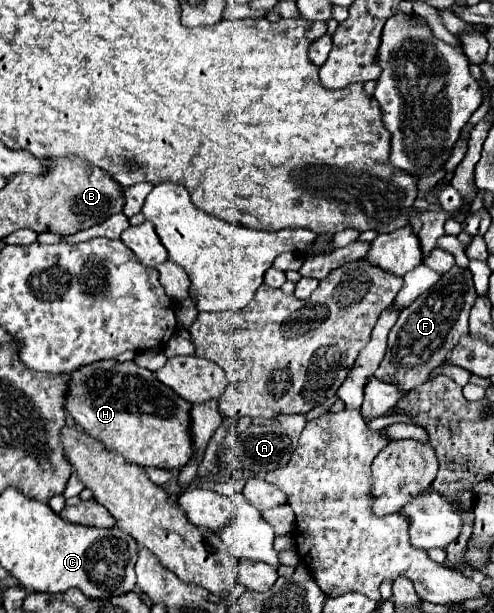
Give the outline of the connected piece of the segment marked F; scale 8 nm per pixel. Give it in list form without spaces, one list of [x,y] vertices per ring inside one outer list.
[[[453,266],[435,288],[423,292],[413,304],[409,304],[401,314],[397,324],[389,332],[387,354],[377,368],[377,378],[395,384],[401,394],[409,394],[419,384],[429,378],[429,372],[435,370],[451,352],[451,348],[459,342],[463,334],[469,332],[467,320],[469,310],[475,304],[475,286],[469,270]]]

